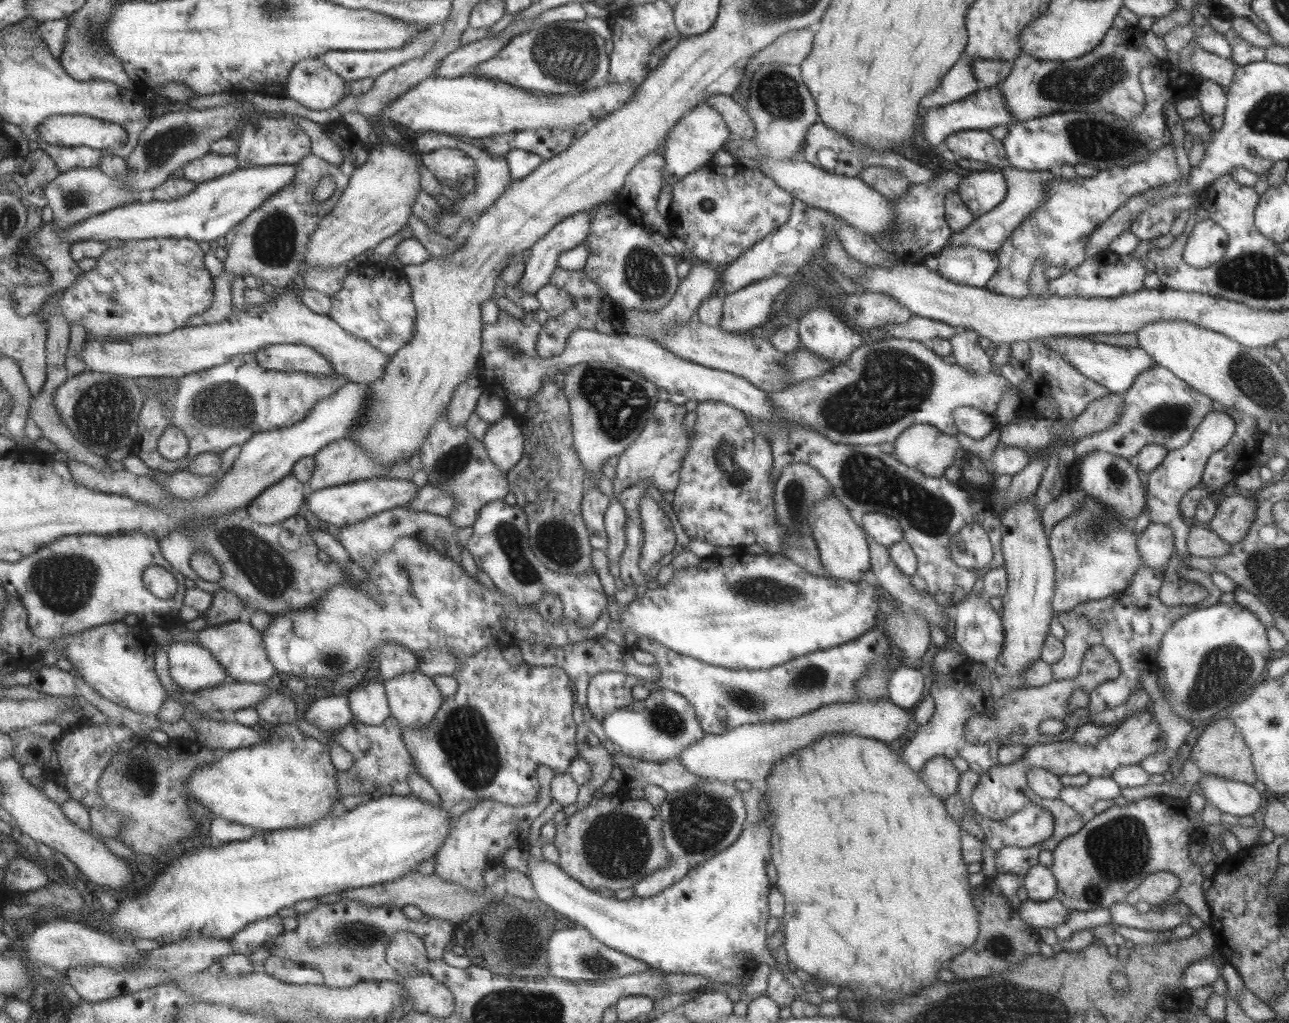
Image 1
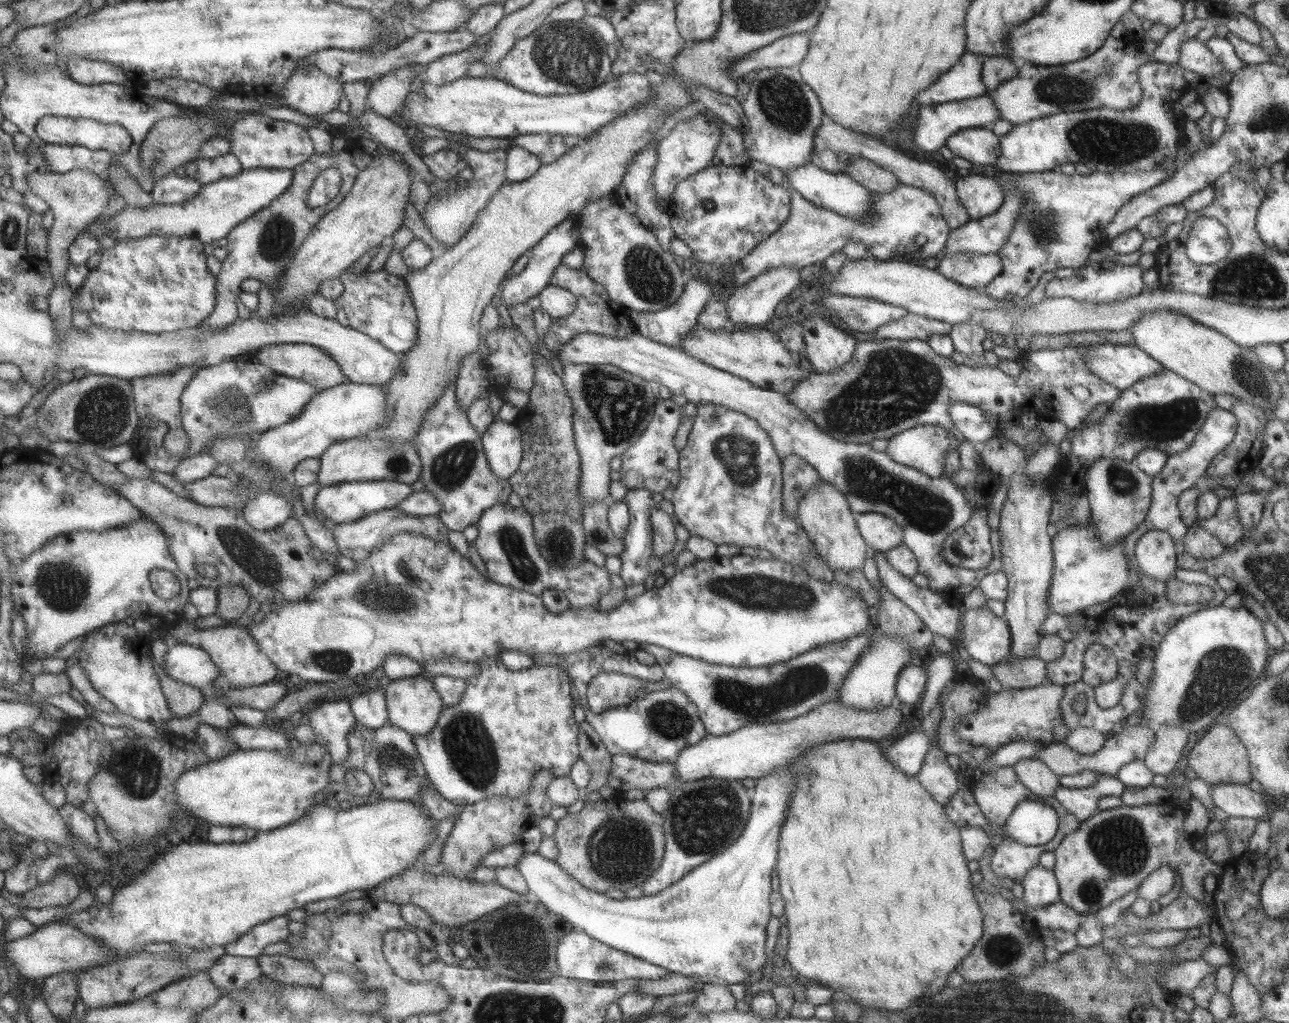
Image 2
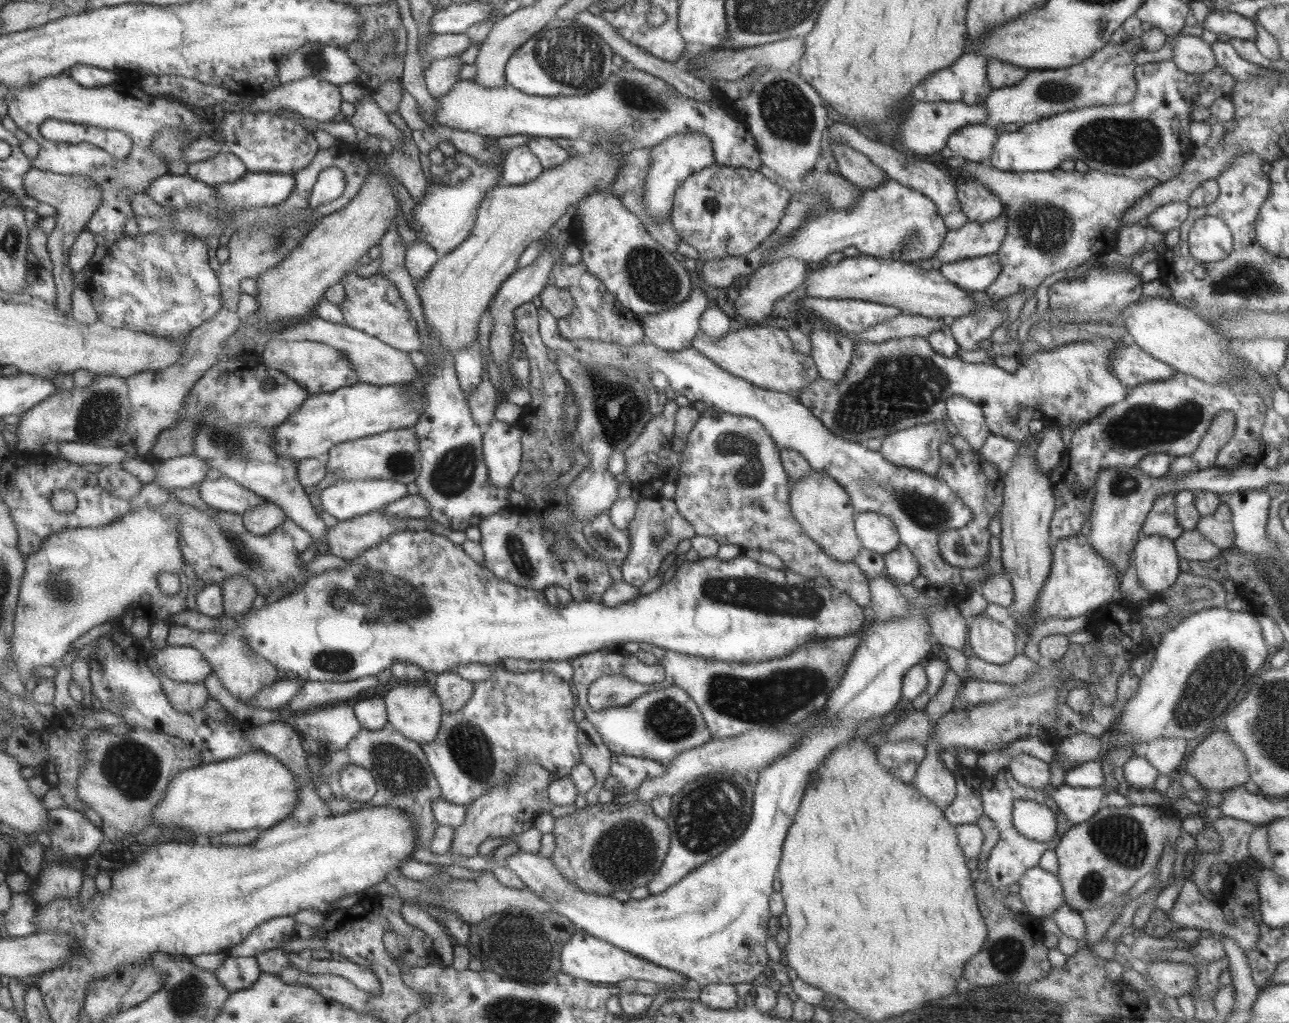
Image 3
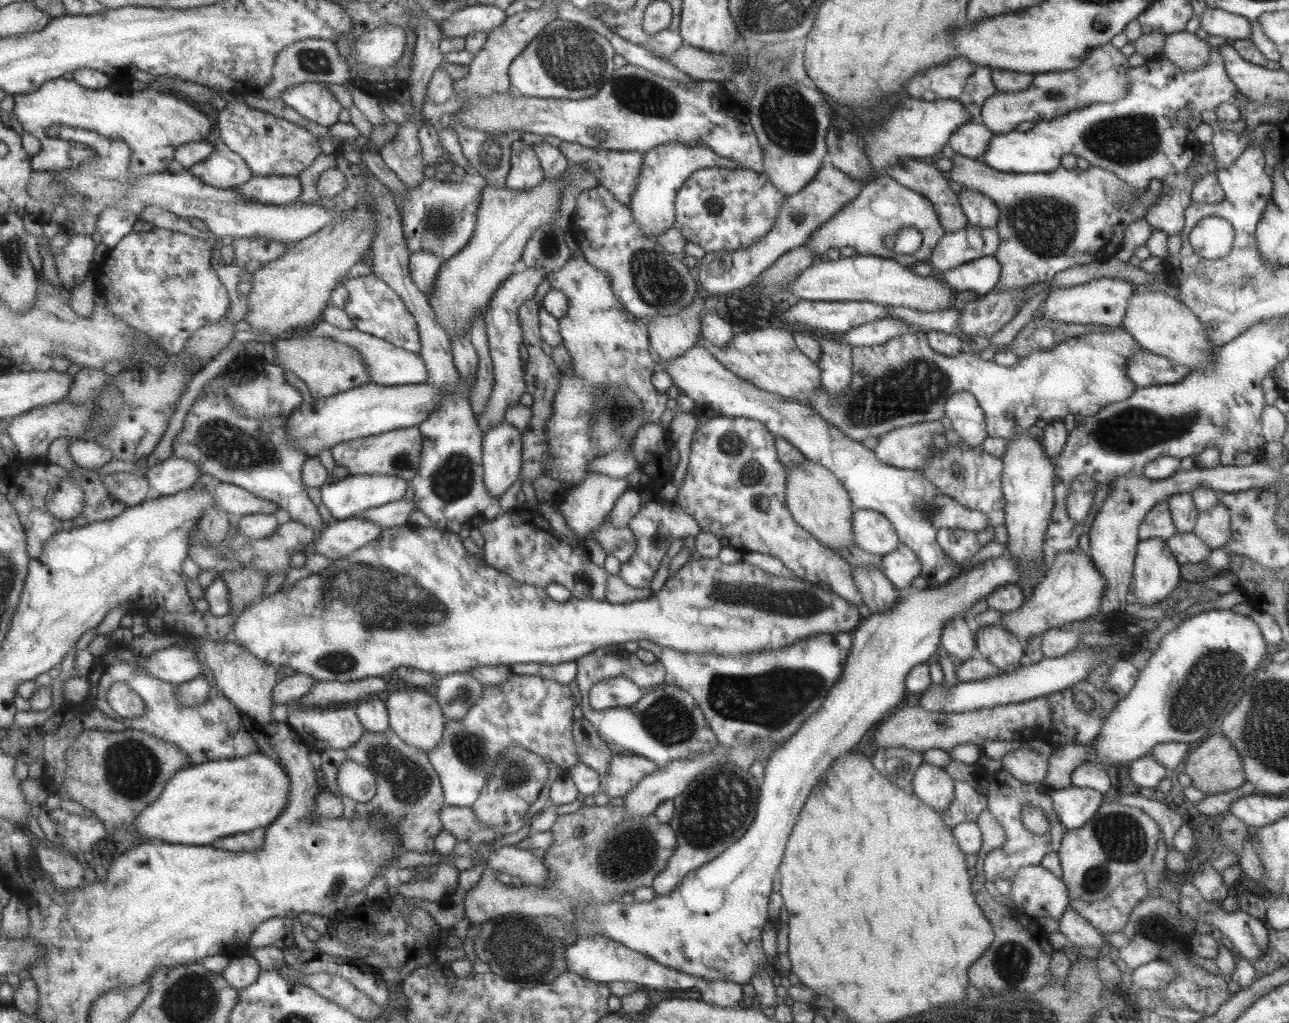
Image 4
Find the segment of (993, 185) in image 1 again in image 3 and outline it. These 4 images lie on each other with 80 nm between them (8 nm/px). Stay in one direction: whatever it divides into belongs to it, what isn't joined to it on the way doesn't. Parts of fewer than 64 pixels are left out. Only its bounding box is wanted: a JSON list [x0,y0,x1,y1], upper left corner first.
[955,179,1004,224]

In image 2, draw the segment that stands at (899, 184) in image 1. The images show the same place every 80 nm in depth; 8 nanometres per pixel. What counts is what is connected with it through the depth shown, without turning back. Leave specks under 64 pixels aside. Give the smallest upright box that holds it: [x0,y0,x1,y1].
[843,158,900,194]

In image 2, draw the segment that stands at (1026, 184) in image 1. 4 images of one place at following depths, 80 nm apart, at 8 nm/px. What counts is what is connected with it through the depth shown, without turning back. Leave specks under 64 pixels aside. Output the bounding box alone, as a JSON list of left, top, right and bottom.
[943,192,1026,254]

